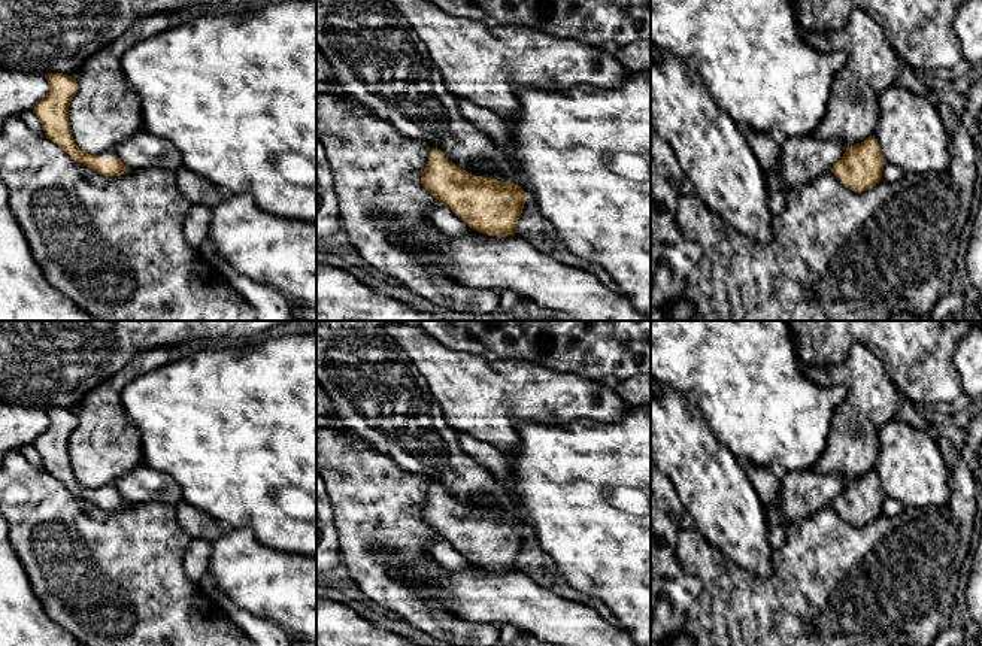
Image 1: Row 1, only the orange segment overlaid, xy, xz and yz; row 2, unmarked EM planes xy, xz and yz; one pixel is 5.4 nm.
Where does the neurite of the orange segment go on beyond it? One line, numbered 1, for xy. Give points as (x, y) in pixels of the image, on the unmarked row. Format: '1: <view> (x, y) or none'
1: xy (109, 487)

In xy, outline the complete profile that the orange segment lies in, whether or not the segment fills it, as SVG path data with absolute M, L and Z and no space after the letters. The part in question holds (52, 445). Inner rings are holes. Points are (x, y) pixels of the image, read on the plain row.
M49 407L45 412L49 418L49 427L33 443L45 470L66 485L72 494L103 510L121 510L131 506L113 483L87 488L76 480L69 458L69 440L78 427L76 413L63 407Z

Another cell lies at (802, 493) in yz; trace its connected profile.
M813 470L786 471L779 474L776 495L785 524L806 519L842 494L848 479L839 473Z

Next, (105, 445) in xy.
M169 346L139 352L122 370L90 389L78 409L78 427L69 440L69 458L76 480L87 488L113 483L127 471L142 464L139 430L125 418L121 391L136 377L172 363Z

